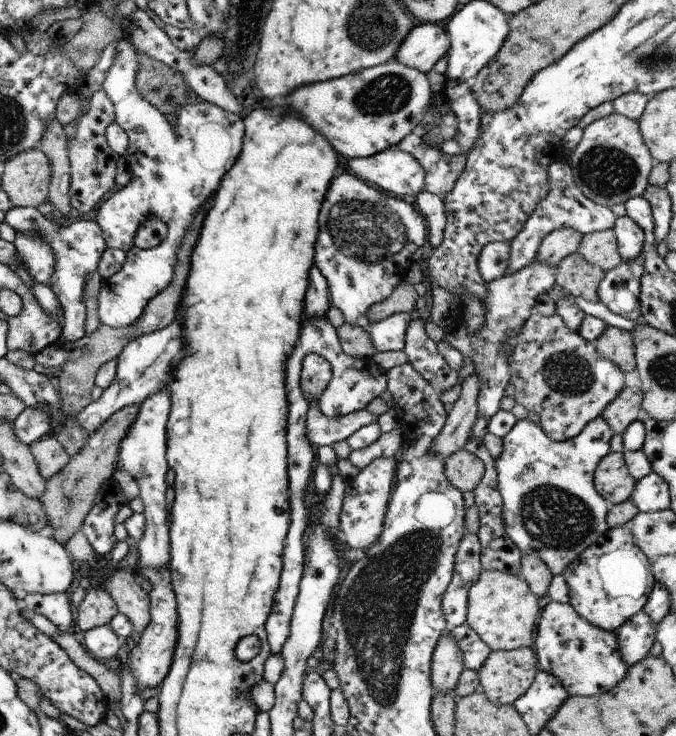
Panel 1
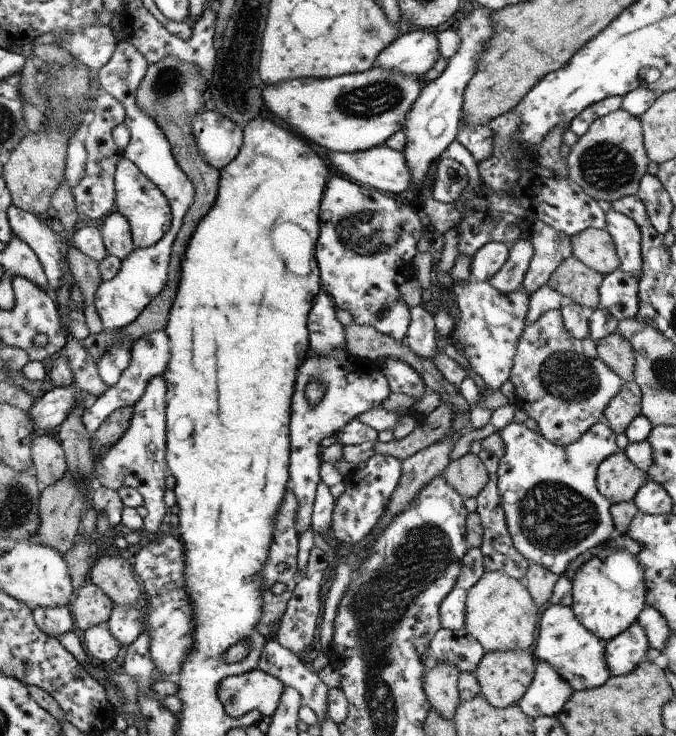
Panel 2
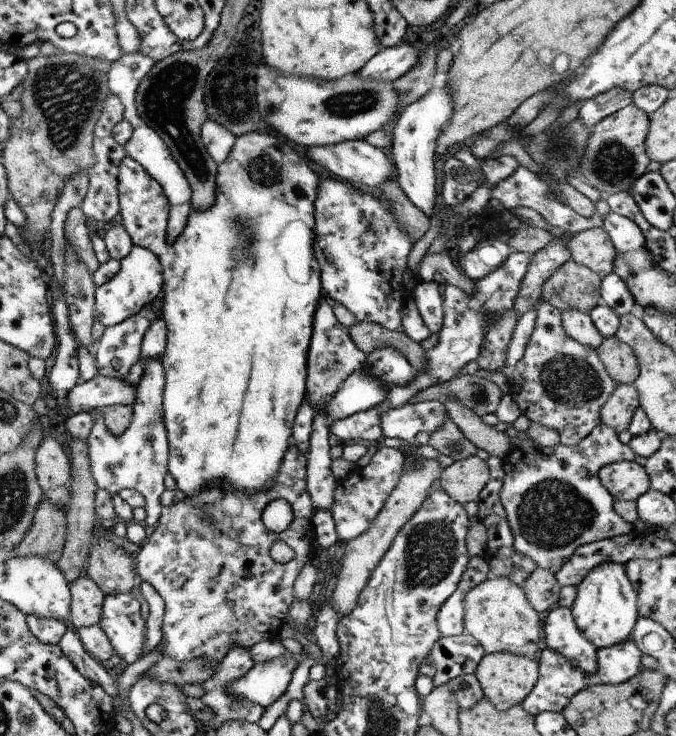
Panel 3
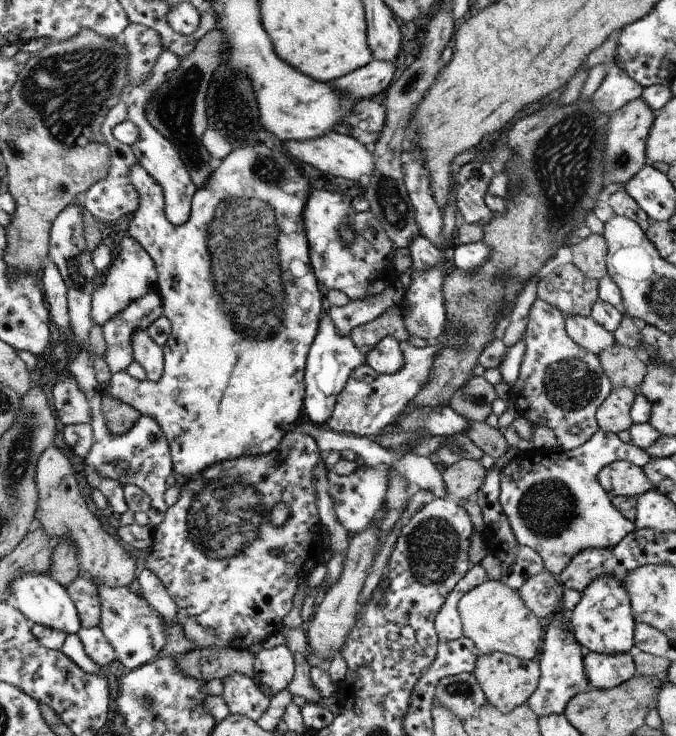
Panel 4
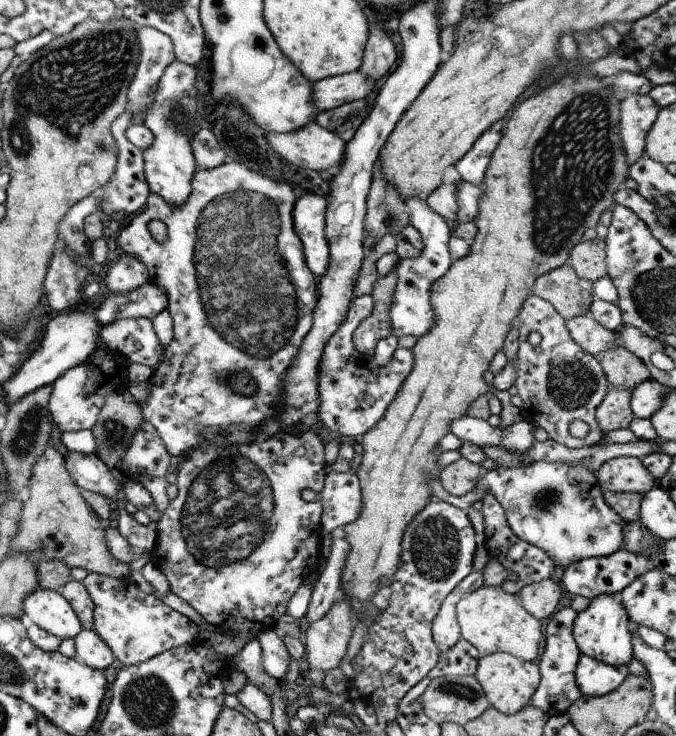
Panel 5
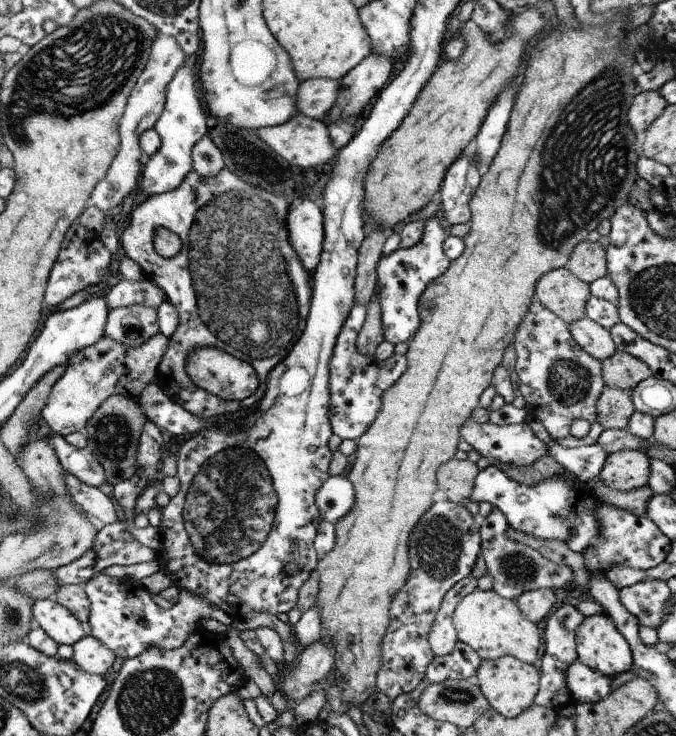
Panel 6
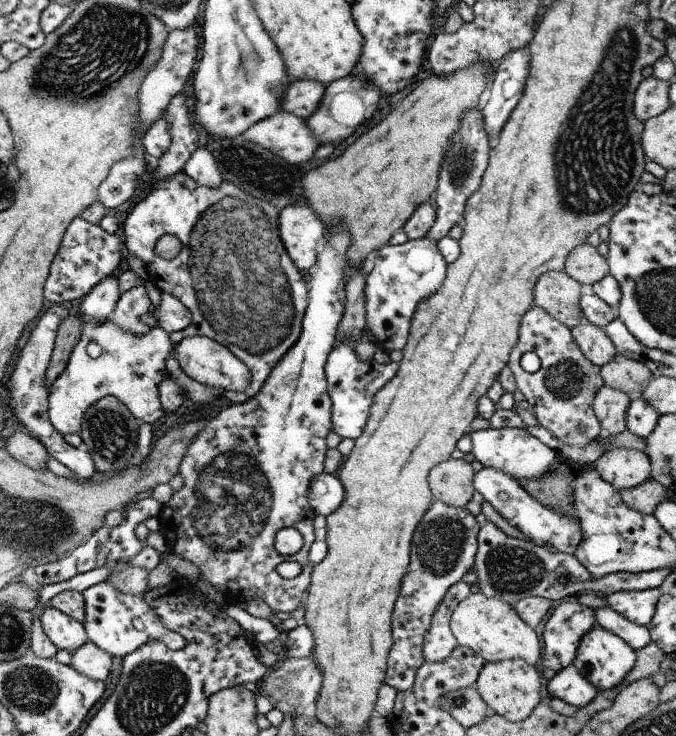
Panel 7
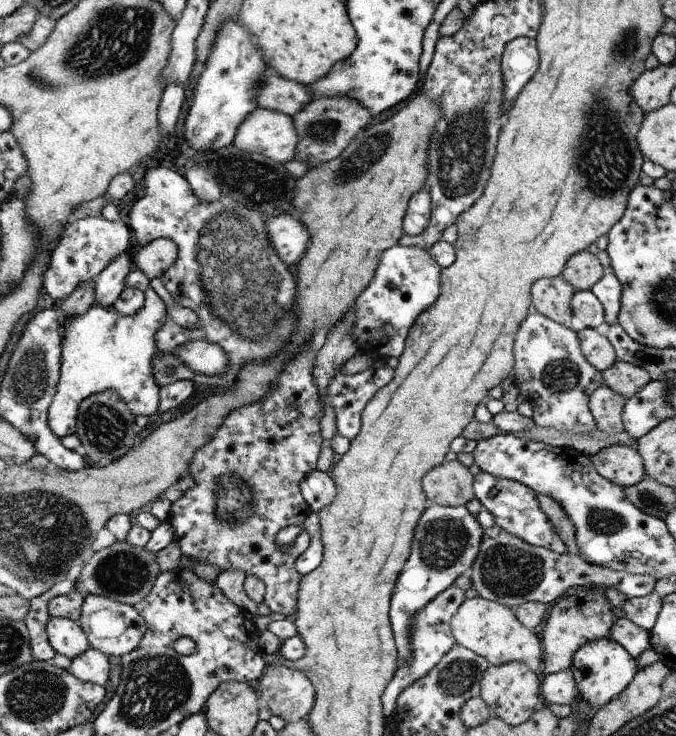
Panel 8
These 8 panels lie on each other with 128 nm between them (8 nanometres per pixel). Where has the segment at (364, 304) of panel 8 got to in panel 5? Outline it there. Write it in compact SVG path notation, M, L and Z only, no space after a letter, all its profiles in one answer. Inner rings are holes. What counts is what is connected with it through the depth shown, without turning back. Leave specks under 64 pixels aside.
M412 197L406 200L410 208L409 224L416 227L421 234L424 248L420 256L399 259L395 266L397 285L389 310L392 335L397 339L401 336L422 336L434 324L434 311L431 308L430 289L454 262L449 253L449 240L452 237L450 228L442 215L436 214L422 199Z

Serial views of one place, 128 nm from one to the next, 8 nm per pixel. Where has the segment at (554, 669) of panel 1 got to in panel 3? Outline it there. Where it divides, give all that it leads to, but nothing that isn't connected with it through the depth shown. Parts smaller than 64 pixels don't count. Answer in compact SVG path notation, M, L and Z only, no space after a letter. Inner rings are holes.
M559 607L551 610L546 616L543 646L557 650L562 656L579 666L583 673L594 678L597 669L598 650L578 630L571 608Z

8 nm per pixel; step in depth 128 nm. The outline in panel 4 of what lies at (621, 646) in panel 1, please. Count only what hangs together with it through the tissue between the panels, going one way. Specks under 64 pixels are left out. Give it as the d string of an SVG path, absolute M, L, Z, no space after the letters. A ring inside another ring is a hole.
M585 651L583 661L590 690L611 689L632 678L635 673L633 654L603 655Z

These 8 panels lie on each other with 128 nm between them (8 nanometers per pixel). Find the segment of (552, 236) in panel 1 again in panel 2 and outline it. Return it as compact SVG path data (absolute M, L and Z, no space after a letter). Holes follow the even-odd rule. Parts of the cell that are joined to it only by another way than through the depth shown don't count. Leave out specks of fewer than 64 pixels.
M533 220L528 237L533 244L533 257L522 288L531 295L547 284L557 266L573 256L573 250L571 237L544 221Z

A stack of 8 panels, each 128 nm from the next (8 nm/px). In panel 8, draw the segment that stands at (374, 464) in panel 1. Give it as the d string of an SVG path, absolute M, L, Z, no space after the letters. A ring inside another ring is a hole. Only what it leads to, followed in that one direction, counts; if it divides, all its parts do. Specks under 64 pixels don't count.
M311 470L301 482L300 490L312 512L318 513L328 502L334 500L334 481L329 473Z

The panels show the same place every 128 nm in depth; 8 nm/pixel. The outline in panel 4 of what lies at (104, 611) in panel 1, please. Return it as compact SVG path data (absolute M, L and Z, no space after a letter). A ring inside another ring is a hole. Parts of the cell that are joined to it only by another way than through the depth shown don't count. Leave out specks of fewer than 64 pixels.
M76 577L67 587L70 598L73 599L77 613L81 617L81 626L94 628L99 626L101 604L97 586L92 580Z

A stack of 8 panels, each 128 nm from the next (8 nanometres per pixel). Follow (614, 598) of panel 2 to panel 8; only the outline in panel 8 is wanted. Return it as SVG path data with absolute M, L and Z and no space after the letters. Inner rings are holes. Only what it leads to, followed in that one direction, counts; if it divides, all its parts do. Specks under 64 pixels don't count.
M610 637L598 638L582 645L573 656L570 668L579 690L580 700L594 709L602 708L624 690L639 671L636 659Z

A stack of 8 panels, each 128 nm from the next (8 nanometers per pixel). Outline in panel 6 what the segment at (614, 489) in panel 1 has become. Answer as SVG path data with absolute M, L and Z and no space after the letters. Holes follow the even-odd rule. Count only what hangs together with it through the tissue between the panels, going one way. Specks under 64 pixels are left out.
M622 450L606 458L597 482L609 488L627 492L649 485L651 458L638 450Z

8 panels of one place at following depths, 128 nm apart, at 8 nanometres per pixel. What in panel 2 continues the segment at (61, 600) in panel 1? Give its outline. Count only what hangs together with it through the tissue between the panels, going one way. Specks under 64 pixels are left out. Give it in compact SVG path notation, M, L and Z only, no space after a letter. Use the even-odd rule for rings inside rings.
M36 607L33 618L37 627L49 637L60 637L75 630L71 610L66 607Z

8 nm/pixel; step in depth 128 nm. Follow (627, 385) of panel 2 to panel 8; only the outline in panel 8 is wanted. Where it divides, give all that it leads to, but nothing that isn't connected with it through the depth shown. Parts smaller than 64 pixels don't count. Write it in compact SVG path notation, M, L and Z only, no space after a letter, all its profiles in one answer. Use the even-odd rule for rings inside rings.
M599 386L589 398L589 409L595 418L597 428L616 434L625 430L622 422L622 411L627 399L614 392L609 386Z

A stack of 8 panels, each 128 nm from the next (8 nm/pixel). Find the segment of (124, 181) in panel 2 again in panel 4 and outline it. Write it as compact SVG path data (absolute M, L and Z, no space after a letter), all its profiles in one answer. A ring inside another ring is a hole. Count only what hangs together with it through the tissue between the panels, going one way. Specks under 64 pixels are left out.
M244 144L232 150L226 158L221 160L220 166L212 171L210 178L203 187L197 188L192 200L192 212L189 219L181 225L172 224L165 215L165 200L162 187L156 179L144 170L139 164L134 165L129 172L130 182L139 194L139 207L133 212L129 222L129 236L141 243L148 251L150 258L156 263L158 293L163 302L163 315L173 323L173 332L164 346L165 368L157 381L139 381L131 377L126 370L111 375L108 384L101 387L103 394L110 393L114 398L128 403L141 411L142 415L154 418L161 427L166 438L170 438L169 450L172 452L174 470L181 481L195 477L211 464L224 462L228 459L238 458L242 455L261 455L271 453L278 448L283 436L294 428L294 422L300 414L305 395L305 366L307 354L312 341L318 334L319 322L327 306L325 290L319 284L314 274L311 258L309 257L309 244L303 228L302 211L310 192L308 179L290 162L290 156L285 151L282 154L274 152L266 146L258 144Z

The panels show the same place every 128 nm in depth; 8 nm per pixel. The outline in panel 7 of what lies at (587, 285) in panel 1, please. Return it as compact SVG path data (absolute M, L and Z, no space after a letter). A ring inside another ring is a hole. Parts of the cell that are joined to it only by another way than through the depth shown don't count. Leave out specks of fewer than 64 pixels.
M565 271L546 272L534 288L534 302L569 329L580 325L582 285Z

